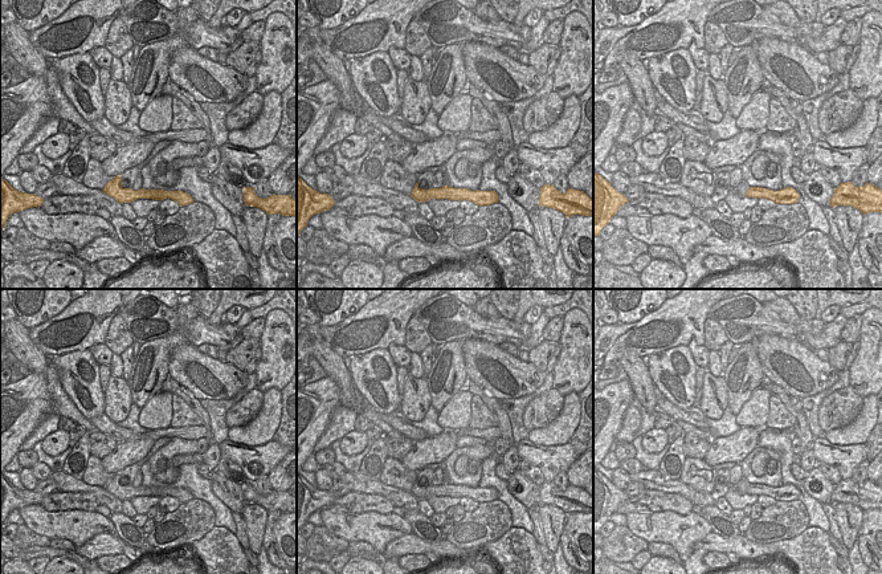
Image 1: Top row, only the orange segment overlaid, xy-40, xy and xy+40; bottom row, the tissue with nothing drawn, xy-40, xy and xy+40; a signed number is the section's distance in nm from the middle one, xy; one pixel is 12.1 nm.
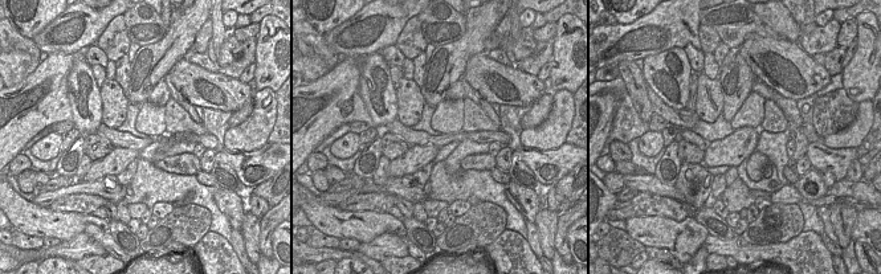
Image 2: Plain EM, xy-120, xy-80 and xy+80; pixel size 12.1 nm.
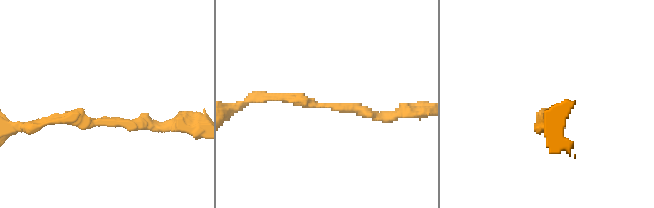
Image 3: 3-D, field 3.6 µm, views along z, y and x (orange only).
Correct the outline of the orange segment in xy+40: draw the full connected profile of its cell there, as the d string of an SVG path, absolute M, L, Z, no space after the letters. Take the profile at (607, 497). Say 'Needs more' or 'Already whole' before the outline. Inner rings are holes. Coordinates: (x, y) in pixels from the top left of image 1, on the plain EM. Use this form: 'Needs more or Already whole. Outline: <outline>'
Already whole. Outline: M593 468L593 533L599 533L628 498L624 490L617 489L611 480Z

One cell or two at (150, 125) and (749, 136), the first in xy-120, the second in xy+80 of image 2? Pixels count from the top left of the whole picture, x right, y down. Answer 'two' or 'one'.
two

